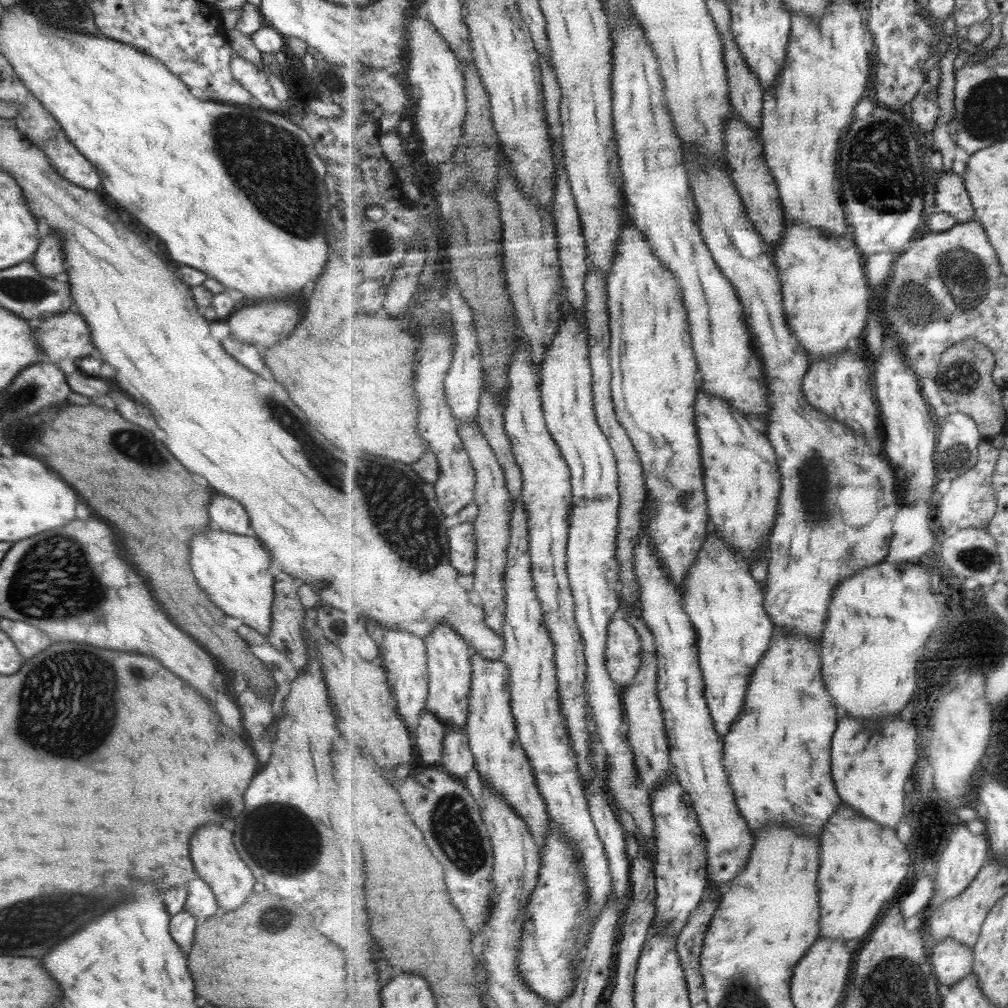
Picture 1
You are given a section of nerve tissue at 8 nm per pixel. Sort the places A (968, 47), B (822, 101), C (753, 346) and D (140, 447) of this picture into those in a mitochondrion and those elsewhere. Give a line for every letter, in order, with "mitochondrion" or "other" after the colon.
A: other
B: other
C: other
D: mitochondrion

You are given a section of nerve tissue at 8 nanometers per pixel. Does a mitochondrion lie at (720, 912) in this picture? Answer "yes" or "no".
no

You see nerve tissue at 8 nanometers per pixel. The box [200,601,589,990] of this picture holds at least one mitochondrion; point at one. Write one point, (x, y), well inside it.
(287, 842)

